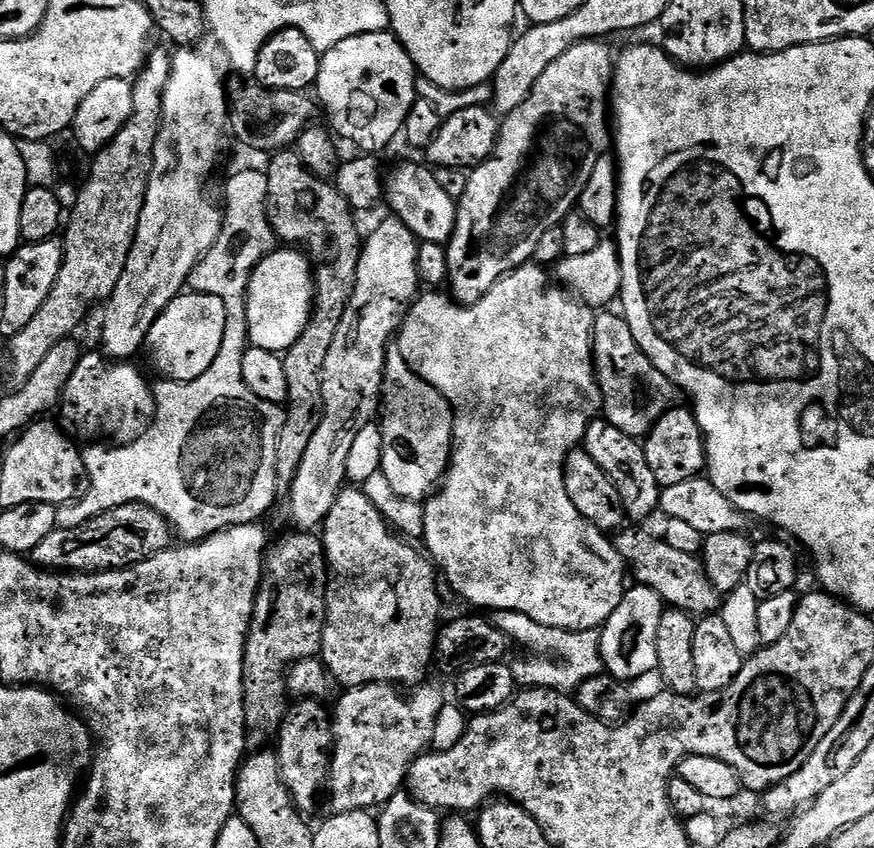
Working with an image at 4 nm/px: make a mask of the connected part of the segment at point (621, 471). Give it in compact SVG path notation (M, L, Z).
M593 419L588 425L582 441L584 451L602 466L602 470L610 478L610 482L618 490L618 498L622 498L625 517L632 522L644 522L647 516L657 515L660 507L660 483L650 470L650 462L646 462L644 445L637 437L625 434L619 423L611 424L608 420Z

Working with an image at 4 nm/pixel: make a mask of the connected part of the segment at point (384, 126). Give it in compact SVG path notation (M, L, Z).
M391 31L367 32L354 38L346 38L346 42L338 42L338 46L321 55L314 92L323 111L324 108L328 111L327 123L334 129L335 135L345 136L350 143L360 147L357 149L365 153L376 154L379 153L379 148L386 147L395 136L399 137L403 133L406 114L410 114L410 106L414 106L418 99L417 79L416 65Z

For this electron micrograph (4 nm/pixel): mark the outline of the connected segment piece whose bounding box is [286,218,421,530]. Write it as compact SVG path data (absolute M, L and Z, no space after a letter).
M387 218L372 233L367 233L366 239L363 241L360 249L360 261L358 262L358 274L354 282L354 292L350 294L350 300L346 306L346 312L342 314L342 320L338 322L338 332L334 334L334 342L330 342L330 354L326 354L326 362L322 366L322 374L320 375L320 399L322 401L322 415L320 417L320 425L314 434L314 438L310 438L310 446L306 446L306 454L302 457L302 464L298 466L298 474L294 478L292 487L286 493L288 499L288 512L292 515L292 520L297 524L300 530L316 530L324 523L324 519L330 514L330 506L334 506L334 502L338 498L341 488L346 484L346 457L350 455L350 445L354 443L354 434L358 434L358 430L362 430L362 426L373 423L377 419L378 413L382 408L382 393L384 391L384 362L388 357L388 350L393 343L394 337L399 333L400 325L404 322L404 317L408 315L408 309L412 307L417 299L418 291L421 287L420 275L418 274L418 250L420 244L416 239L416 235L410 230L410 226L406 226L406 222L395 218Z

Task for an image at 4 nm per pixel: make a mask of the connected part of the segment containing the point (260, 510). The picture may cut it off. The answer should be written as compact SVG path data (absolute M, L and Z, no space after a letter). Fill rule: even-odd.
M232 320L232 324L228 325L228 340L222 340L221 349L218 356L214 358L213 365L201 377L190 381L188 384L179 385L178 391L171 383L161 382L155 385L154 397L156 403L156 412L148 429L141 434L136 440L130 444L123 446L108 446L112 448L87 448L83 449L84 465L88 471L88 489L79 500L67 505L60 506L56 509L56 527L73 528L74 526L82 526L82 522L86 522L90 517L102 514L111 508L117 508L123 504L145 504L154 510L158 510L158 514L162 514L168 519L168 523L172 525L175 535L181 536L181 541L195 542L205 540L208 536L214 535L216 532L222 531L224 528L233 528L239 524L254 524L263 521L263 516L272 508L272 503L278 499L276 491L276 467L274 466L274 450L278 450L278 438L280 431L284 425L285 409L279 404L271 404L265 400L260 400L246 386L246 382L242 378L242 358L246 354L246 350L250 347L248 339L248 324L240 324L240 320Z

